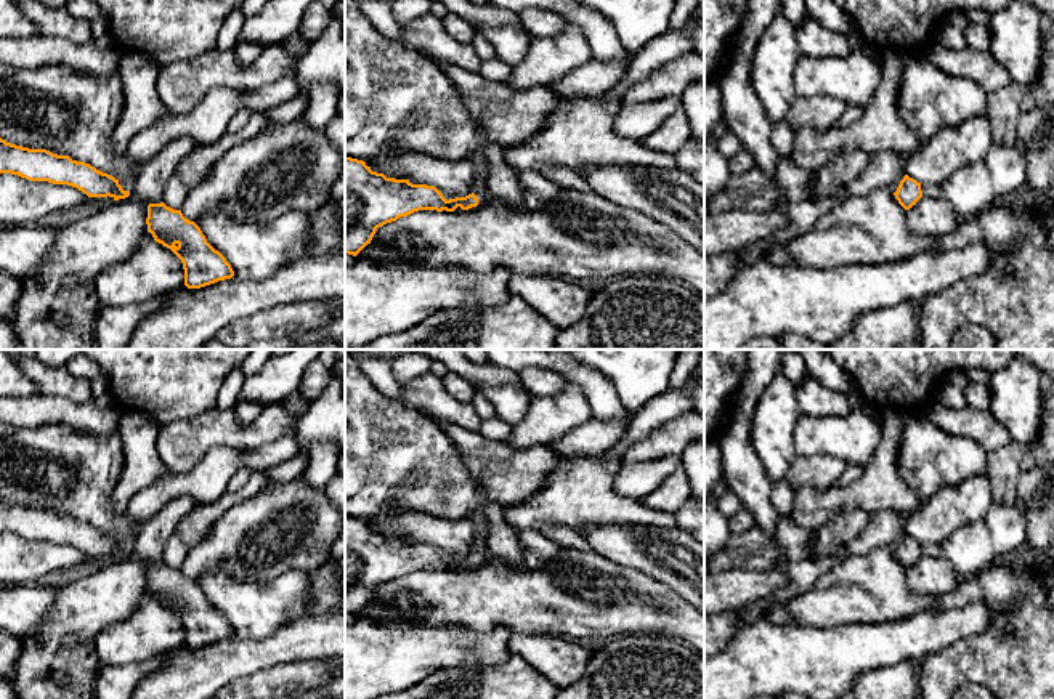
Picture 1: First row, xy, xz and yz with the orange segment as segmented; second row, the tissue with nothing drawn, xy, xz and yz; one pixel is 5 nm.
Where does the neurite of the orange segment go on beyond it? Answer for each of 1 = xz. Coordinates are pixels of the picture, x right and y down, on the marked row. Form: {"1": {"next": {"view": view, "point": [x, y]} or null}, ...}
{"1": {"next": {"view": "xz", "point": [480, 161]}}}

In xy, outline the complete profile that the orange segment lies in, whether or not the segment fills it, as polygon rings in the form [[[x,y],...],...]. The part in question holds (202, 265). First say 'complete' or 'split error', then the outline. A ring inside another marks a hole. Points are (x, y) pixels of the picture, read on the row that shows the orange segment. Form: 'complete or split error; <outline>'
complete; [[[164,202],[149,204],[146,224],[154,240],[181,260],[188,289],[201,289],[234,276],[226,258],[207,242],[194,221],[183,216],[181,210],[173,210]]]

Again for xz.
split error; [[[476,151],[468,159],[475,167],[472,192],[446,200],[435,186],[387,178],[372,172],[366,162],[345,157],[345,253],[356,257],[380,226],[414,212],[468,210],[486,202],[491,197],[486,184],[488,157]]]

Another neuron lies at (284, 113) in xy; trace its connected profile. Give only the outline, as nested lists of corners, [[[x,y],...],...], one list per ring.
[[[297,95],[292,99],[279,103],[270,109],[261,111],[270,120],[276,123],[290,123],[298,119],[310,103],[310,95]]]

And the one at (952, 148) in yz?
[[[971,117],[956,127],[940,130],[927,144],[903,159],[903,173],[921,184],[942,186],[956,170],[982,159],[991,143],[988,117]]]

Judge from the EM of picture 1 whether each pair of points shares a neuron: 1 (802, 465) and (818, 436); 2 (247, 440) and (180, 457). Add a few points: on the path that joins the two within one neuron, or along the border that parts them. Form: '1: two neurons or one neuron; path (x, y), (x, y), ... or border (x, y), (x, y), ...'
1: two neurons; border (798, 454), (838, 456), (844, 460)
2: one neuron; path (231, 436), (201, 436), (196, 441)

